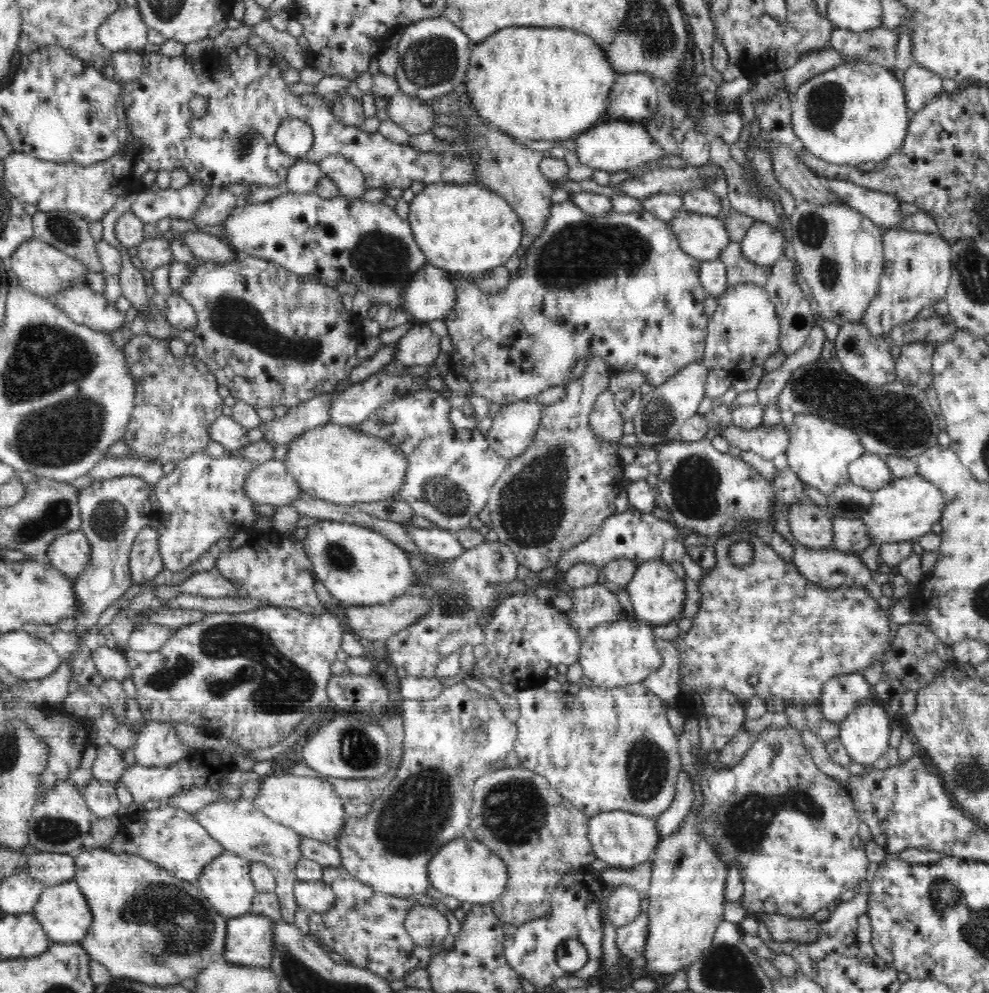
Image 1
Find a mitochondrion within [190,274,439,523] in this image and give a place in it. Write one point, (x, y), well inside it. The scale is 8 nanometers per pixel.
(235, 318)

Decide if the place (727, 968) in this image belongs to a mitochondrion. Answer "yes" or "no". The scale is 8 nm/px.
yes

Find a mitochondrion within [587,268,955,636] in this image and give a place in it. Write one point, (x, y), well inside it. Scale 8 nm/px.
(896, 420)

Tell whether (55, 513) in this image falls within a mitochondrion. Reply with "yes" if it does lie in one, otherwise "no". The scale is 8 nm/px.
yes

